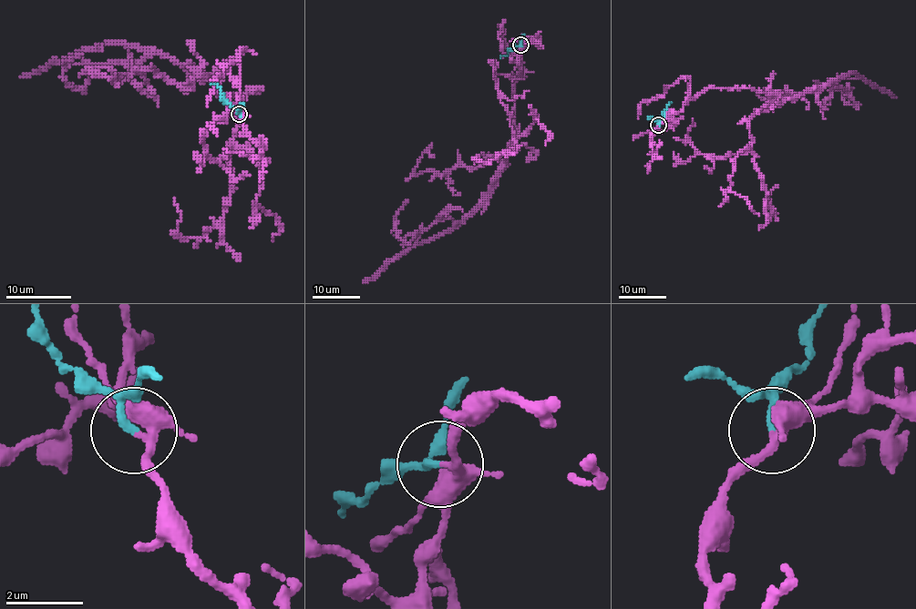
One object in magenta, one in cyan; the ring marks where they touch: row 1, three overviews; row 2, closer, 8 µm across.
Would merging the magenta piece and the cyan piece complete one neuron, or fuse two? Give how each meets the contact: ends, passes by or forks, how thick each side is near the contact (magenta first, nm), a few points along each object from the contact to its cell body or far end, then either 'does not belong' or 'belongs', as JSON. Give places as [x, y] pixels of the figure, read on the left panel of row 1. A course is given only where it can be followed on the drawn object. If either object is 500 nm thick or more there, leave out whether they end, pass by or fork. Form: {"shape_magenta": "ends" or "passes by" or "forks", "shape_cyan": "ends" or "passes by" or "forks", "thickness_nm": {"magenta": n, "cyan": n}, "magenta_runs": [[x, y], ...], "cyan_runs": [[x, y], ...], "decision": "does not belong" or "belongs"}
{"shape_magenta": "forks", "shape_cyan": "passes by", "thickness_nm": {"magenta": 200, "cyan": 140}, "magenta_runs": [[239, 114], [231, 63], [201, 77], [150, 52], [95, 68], [80, 91], [64, 63], [82, 55]], "cyan_runs": [[239, 114], [220, 87], [210, 83]], "decision": "belongs"}

